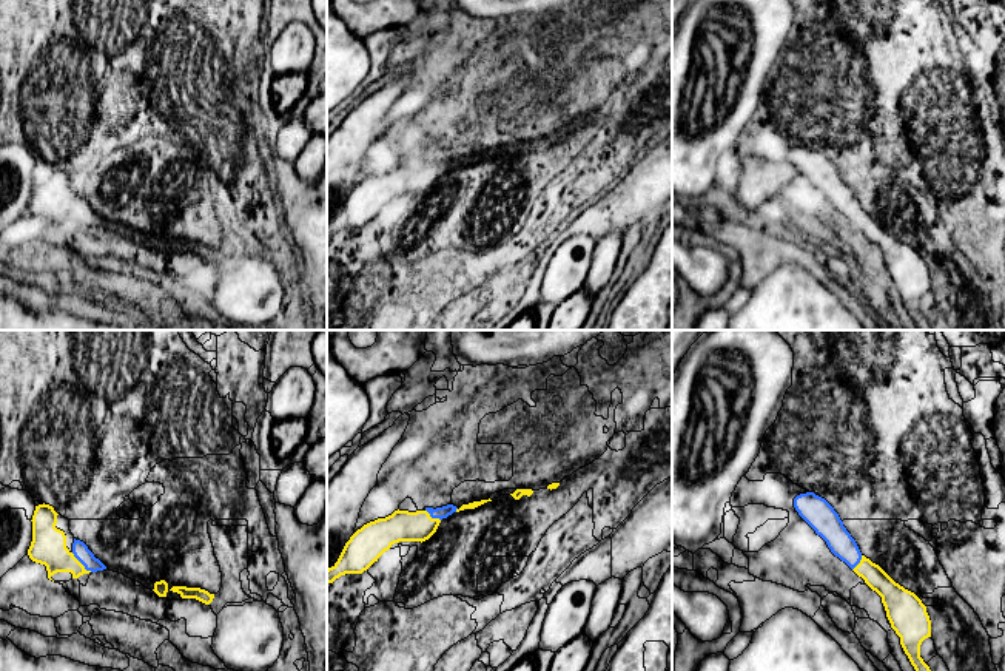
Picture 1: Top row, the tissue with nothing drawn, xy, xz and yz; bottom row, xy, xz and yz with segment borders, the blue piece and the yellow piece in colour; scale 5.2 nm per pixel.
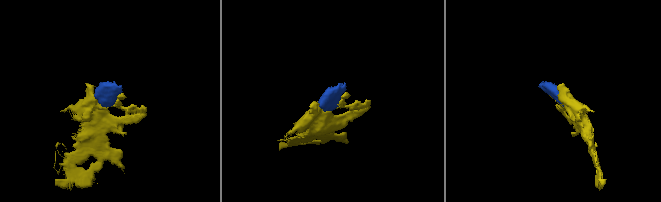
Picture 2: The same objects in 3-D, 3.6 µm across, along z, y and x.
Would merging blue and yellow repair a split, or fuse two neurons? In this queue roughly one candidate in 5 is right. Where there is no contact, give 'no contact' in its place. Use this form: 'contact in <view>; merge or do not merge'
contact in xy; merge

